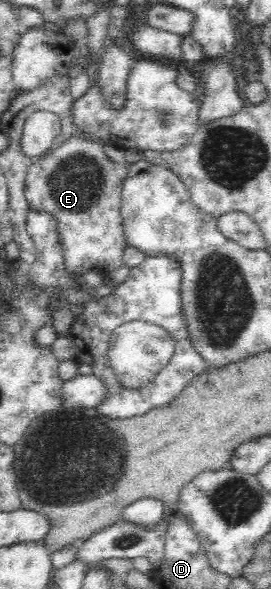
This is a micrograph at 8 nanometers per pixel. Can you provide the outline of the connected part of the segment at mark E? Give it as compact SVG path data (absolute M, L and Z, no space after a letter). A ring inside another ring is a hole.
M80 135L70 137L55 149L50 148L36 158L29 166L25 180L24 195L32 210L46 210L56 218L60 243L64 248L67 270L74 272L80 279L87 271L93 270L100 275L122 266L122 256L126 249L124 220L121 214L121 191L128 172L128 165L112 161L104 153L105 145L100 140Z

